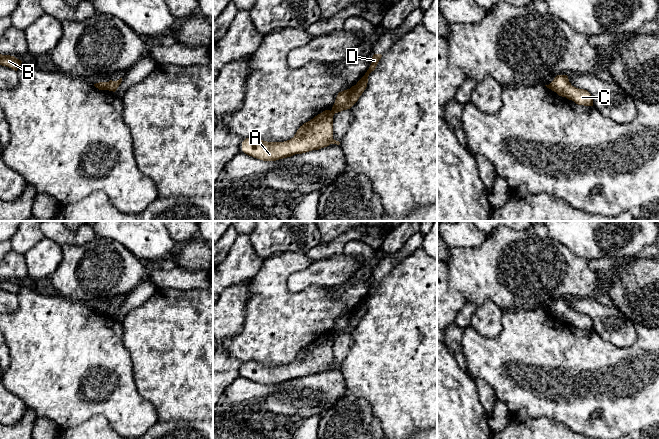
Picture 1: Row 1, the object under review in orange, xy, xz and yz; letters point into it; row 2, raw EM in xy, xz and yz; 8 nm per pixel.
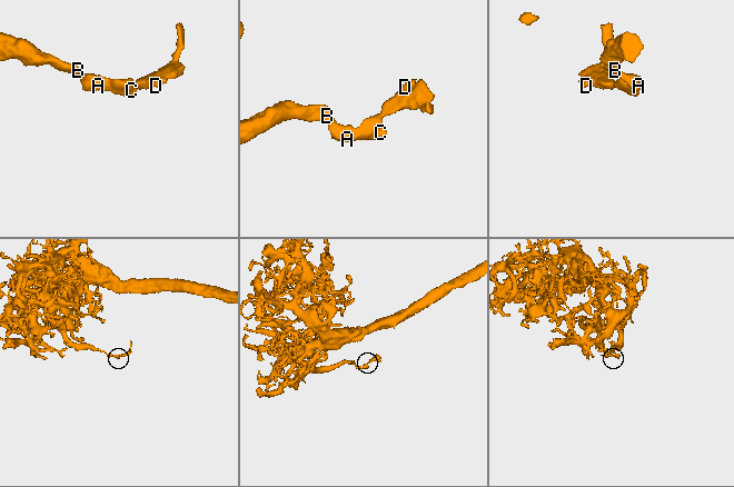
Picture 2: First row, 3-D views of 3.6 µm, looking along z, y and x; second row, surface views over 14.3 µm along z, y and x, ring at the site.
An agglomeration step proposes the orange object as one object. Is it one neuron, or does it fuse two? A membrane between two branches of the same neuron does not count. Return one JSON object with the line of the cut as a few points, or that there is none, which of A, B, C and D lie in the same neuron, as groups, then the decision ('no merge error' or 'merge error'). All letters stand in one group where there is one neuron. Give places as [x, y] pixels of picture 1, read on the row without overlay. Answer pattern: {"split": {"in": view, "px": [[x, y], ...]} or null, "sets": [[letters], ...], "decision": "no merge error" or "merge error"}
{"split": {"in": "xy", "px": [[107, 306], [108, 313]]}, "sets": [["A", "B", "C"], ["D"]], "decision": "merge error"}

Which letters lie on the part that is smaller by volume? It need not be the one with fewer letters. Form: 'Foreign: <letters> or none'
Foreign: D

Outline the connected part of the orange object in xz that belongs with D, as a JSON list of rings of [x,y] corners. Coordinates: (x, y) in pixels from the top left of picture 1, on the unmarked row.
[[[374,278],[369,293],[365,299],[357,306],[357,308],[352,310],[350,313],[338,317],[331,334],[334,338],[343,334],[350,333],[358,325],[359,321],[367,311],[369,298],[375,294],[381,281],[381,278]]]

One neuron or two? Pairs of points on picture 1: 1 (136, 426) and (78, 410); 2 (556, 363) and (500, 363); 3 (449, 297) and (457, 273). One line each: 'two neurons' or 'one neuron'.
1: one neuron
2: one neuron
3: two neurons

